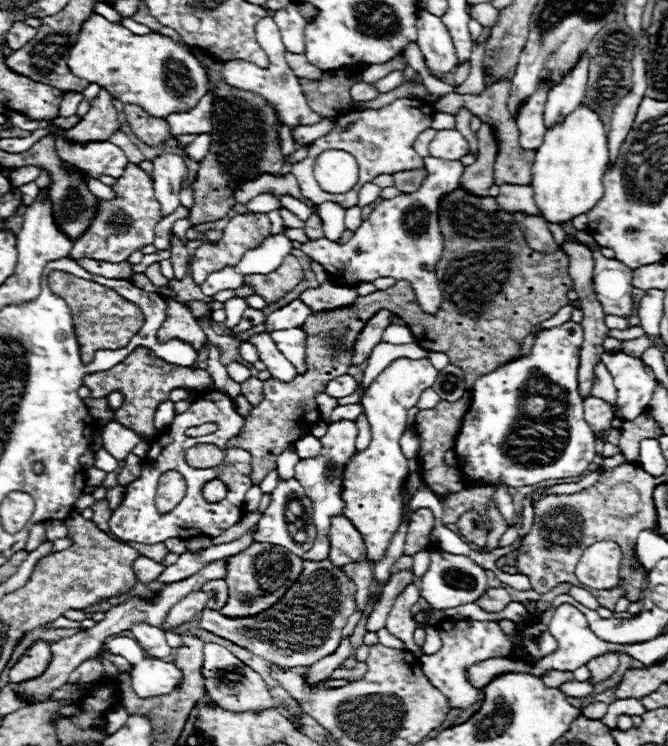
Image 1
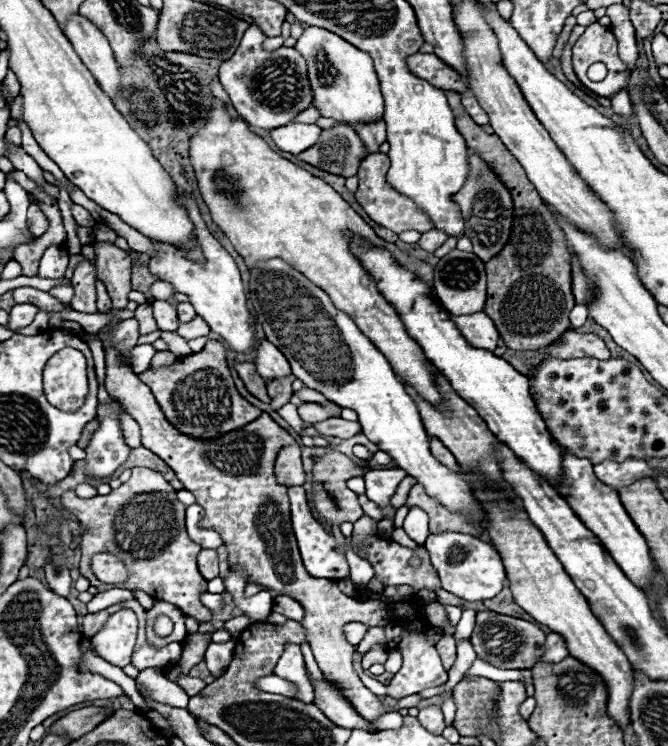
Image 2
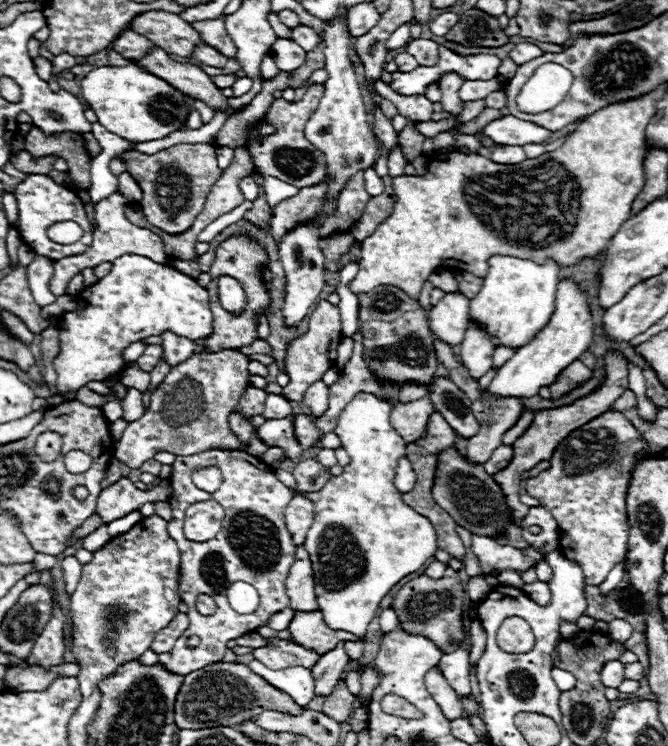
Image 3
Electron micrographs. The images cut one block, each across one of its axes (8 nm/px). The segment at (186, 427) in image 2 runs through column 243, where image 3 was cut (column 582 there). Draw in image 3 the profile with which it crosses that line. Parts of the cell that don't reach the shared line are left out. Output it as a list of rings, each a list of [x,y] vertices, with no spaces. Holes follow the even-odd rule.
[[[610,350],[606,356],[604,356],[604,382],[588,396],[580,398],[580,400],[574,400],[572,404],[568,406],[560,406],[560,408],[548,408],[548,410],[536,410],[534,412],[534,420],[532,424],[528,426],[528,430],[512,444],[512,450],[514,450],[514,456],[512,456],[512,462],[508,464],[508,468],[504,468],[500,474],[494,476],[496,482],[500,482],[506,498],[508,498],[508,506],[512,506],[512,518],[516,518],[516,522],[520,522],[526,514],[528,514],[528,506],[524,506],[520,500],[518,500],[518,490],[520,490],[520,480],[518,480],[518,474],[524,472],[524,470],[530,470],[534,468],[538,462],[542,460],[550,460],[556,446],[574,430],[578,430],[580,426],[588,424],[590,420],[598,418],[600,414],[608,412],[612,408],[612,404],[624,394],[624,390],[628,390],[628,370],[626,370],[626,362],[622,360],[620,354],[616,354],[614,350]]]

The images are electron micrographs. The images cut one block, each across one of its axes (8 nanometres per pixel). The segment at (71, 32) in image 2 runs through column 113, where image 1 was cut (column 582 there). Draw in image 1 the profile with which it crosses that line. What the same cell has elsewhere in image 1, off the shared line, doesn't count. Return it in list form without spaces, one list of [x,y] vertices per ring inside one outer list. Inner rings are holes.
[[[584,52],[580,56],[580,62],[556,84],[546,100],[544,106],[544,122],[546,126],[552,126],[562,116],[570,114],[584,98],[586,84],[588,84],[588,68],[590,68],[590,54]]]

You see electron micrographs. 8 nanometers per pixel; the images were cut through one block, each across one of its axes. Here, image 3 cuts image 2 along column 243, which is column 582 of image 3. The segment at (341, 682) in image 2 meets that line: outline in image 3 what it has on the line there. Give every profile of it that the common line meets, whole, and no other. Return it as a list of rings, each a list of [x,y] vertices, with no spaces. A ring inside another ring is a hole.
[[[608,412],[608,414],[602,414],[600,418],[594,418],[592,422],[588,422],[588,426],[582,426],[580,430],[568,434],[568,438],[564,438],[564,442],[560,442],[560,446],[554,450],[552,454],[552,460],[550,460],[550,470],[544,470],[540,472],[536,478],[528,478],[526,482],[526,492],[534,498],[540,500],[540,504],[552,512],[552,516],[556,518],[558,522],[558,528],[560,528],[560,550],[566,558],[574,560],[574,562],[580,562],[582,566],[582,572],[584,572],[584,580],[586,584],[592,584],[592,586],[598,586],[604,582],[604,578],[608,576],[608,572],[616,566],[616,564],[622,564],[626,562],[626,540],[628,540],[628,516],[626,516],[626,492],[628,492],[628,484],[630,484],[630,476],[632,476],[632,470],[634,466],[642,460],[642,458],[636,458],[638,452],[642,452],[646,448],[646,440],[644,436],[636,430],[636,426],[620,412]]]

